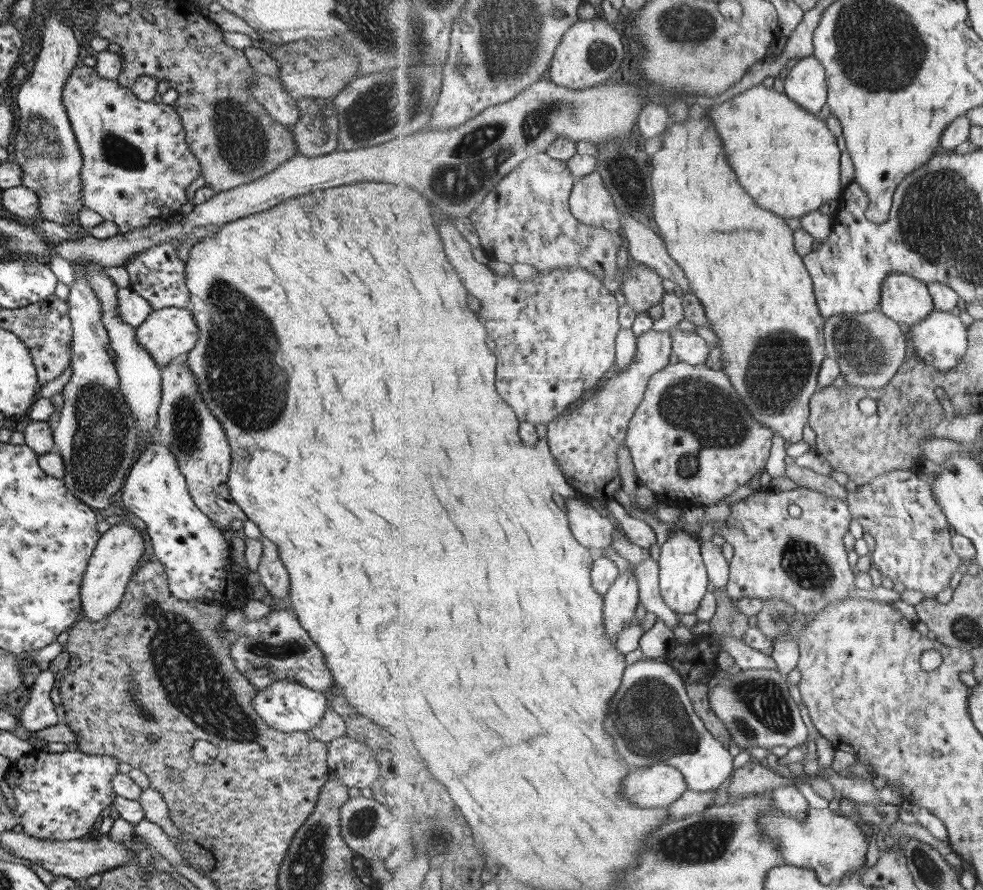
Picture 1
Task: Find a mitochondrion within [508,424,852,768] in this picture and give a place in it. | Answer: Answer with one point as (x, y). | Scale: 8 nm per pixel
(649, 718)

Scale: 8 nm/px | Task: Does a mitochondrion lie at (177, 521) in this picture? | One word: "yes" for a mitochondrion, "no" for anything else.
no

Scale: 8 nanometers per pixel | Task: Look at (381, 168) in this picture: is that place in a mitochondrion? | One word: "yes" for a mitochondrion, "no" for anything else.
no

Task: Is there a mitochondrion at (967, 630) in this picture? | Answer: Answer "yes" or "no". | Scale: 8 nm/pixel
yes

